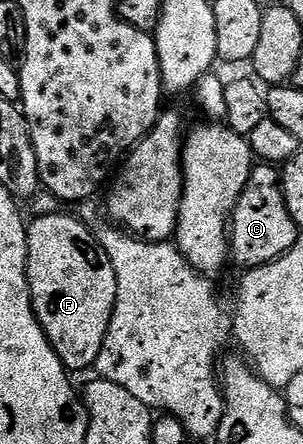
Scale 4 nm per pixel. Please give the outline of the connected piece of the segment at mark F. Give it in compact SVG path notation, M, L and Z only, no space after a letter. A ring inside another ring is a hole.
M64 214L38 215L27 224L28 284L36 319L42 325L54 353L58 353L62 365L69 372L76 373L87 367L88 370L95 368L98 353L102 353L102 345L106 341L106 333L110 329L110 321L116 308L118 281L114 265L100 247L93 228L75 214Z

